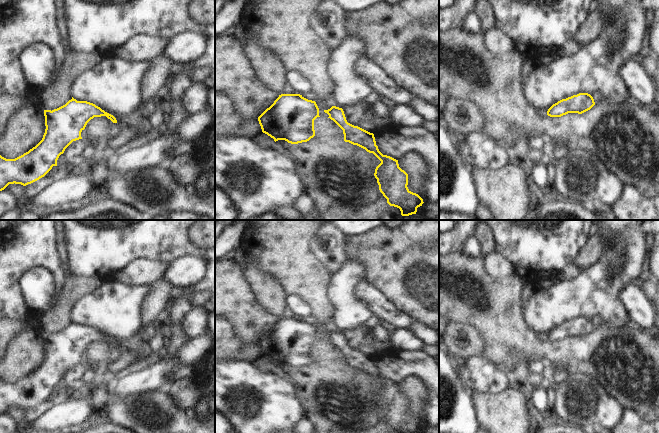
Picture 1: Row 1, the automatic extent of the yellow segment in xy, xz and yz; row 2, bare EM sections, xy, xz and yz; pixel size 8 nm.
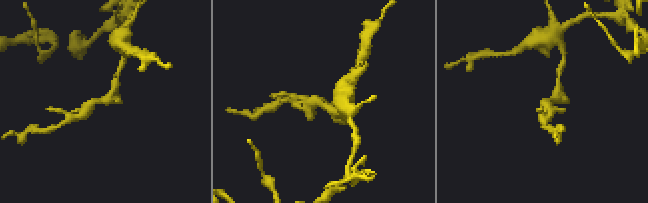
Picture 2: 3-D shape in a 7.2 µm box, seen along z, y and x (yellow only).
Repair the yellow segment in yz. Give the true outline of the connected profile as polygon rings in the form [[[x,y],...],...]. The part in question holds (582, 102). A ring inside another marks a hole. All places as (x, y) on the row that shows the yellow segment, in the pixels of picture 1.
[[[579,93],[553,104],[547,111],[550,117],[561,117],[568,113],[582,114],[595,105],[593,97],[588,93]]]

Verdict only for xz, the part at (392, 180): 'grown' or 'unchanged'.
unchanged

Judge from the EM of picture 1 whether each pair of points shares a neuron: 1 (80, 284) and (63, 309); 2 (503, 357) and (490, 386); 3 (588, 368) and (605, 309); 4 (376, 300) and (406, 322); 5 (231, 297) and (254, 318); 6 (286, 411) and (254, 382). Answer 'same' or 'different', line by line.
1: same
2: different
3: different
4: same
5: same
6: same

